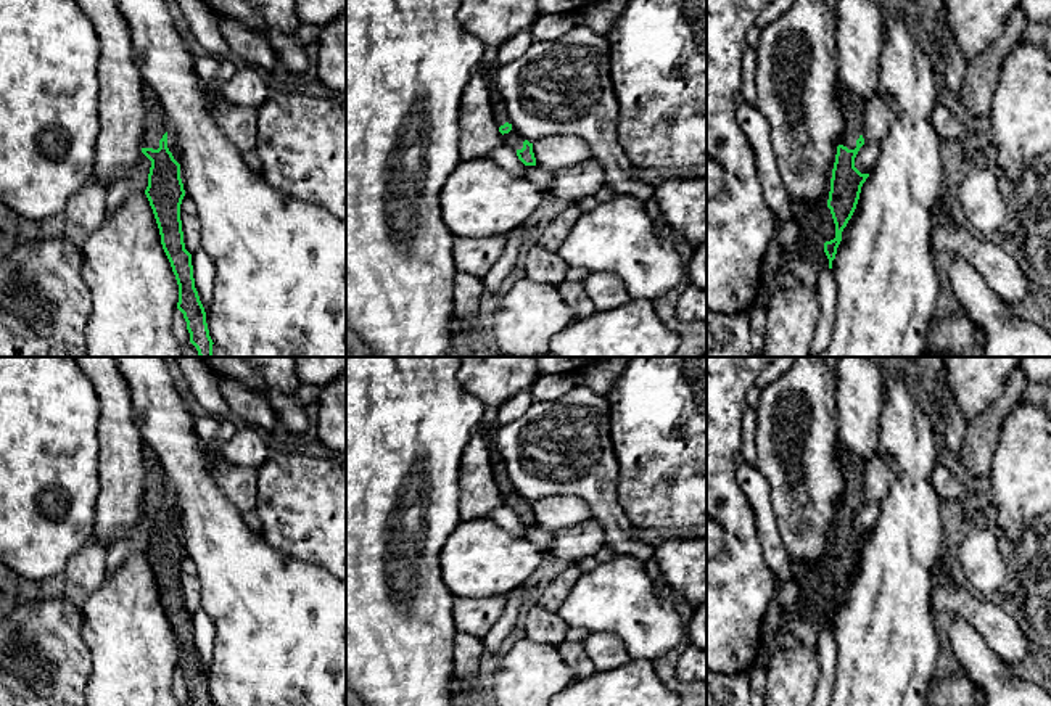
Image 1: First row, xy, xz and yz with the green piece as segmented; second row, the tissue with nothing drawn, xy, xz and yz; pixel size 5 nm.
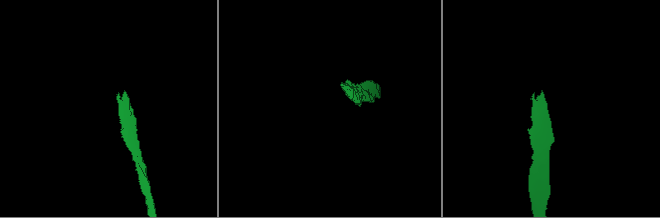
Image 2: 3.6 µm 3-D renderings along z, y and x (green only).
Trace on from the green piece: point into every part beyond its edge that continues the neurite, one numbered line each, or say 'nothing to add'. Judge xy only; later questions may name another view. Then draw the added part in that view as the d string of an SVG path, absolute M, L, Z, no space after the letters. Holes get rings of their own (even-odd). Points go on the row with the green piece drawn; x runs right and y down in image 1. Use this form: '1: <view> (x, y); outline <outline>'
1: xy (155, 126); outline M143 85L143 109L145 109L145 125L142 135L142 148L159 148L159 140L167 132L167 117L161 109L159 100L150 85Z

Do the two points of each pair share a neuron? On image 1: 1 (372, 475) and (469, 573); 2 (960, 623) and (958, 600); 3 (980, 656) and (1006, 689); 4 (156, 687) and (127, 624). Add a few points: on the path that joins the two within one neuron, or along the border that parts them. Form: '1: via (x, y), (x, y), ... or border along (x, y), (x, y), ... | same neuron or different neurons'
1: border along (461, 520), (441, 550), (440, 573), (443, 582) | different neurons
2: border along (952, 613), (958, 613), (985, 644) | different neurons
3: via (982, 664), (998, 681) | same neuron
4: via (140, 671), (134, 664), (131, 640) | same neuron

